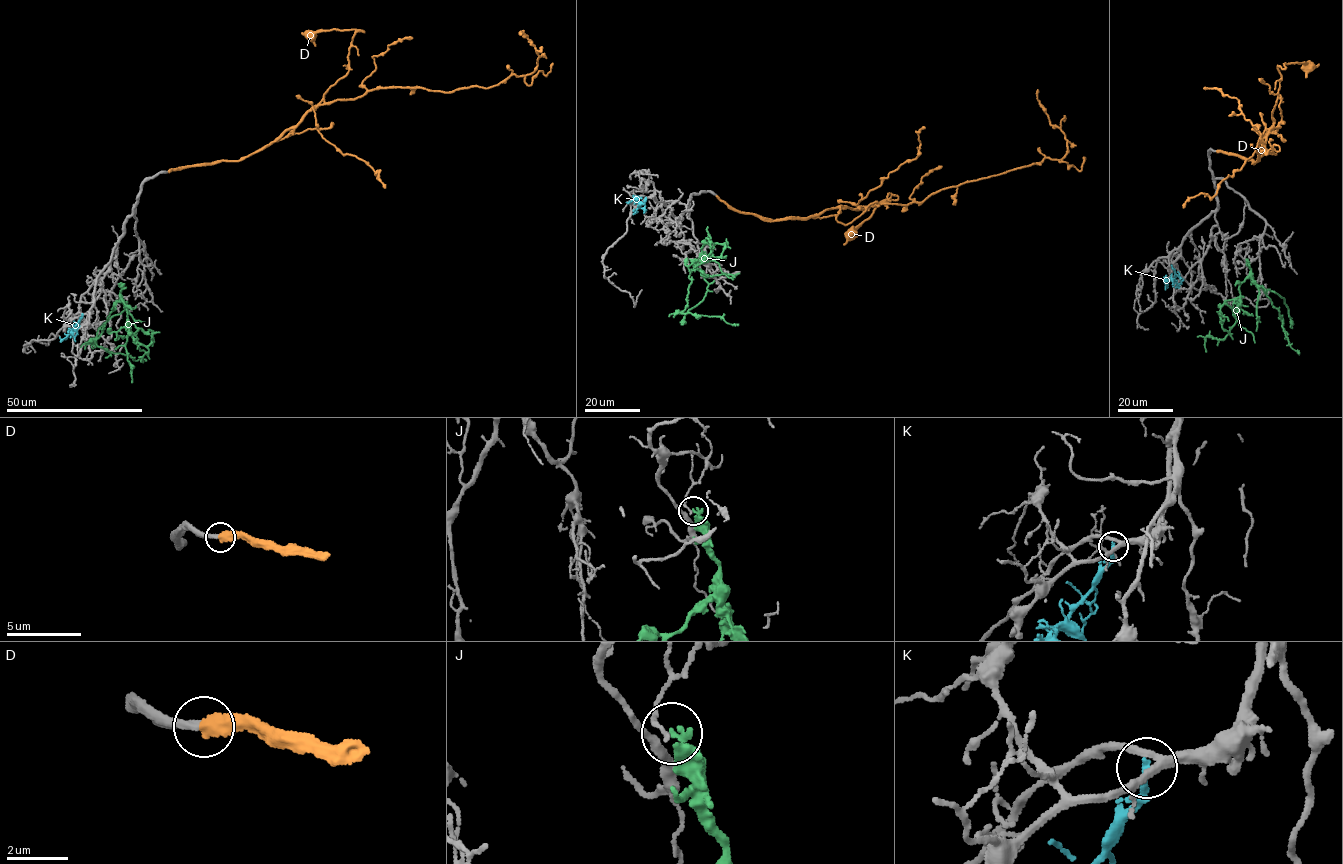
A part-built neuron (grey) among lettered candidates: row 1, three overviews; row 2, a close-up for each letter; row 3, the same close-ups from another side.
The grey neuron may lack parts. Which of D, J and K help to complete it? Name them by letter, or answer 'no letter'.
D

